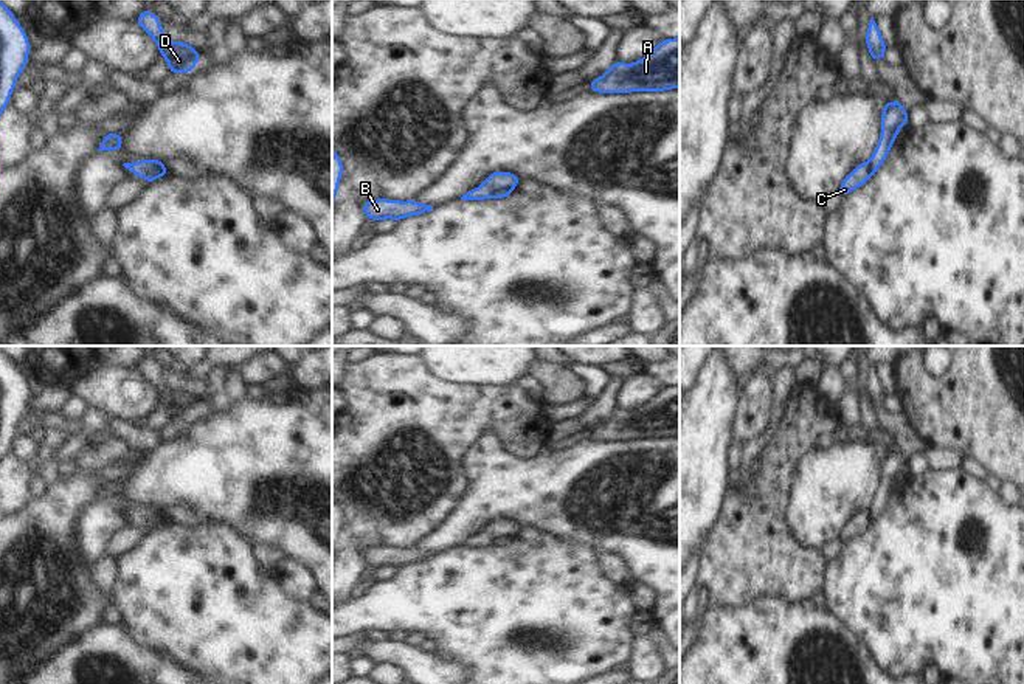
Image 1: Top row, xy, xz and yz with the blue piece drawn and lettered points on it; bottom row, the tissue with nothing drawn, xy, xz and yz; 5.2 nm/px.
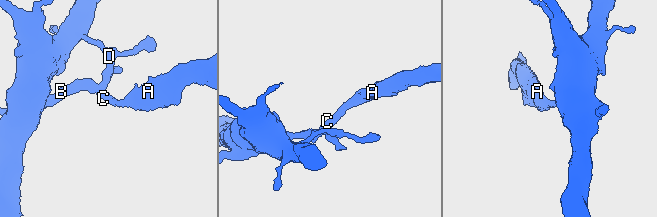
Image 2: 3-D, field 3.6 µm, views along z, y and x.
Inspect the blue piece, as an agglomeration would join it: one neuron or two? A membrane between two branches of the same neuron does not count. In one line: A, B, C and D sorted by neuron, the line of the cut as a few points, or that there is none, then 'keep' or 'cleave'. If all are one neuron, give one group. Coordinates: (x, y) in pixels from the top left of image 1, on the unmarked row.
groups A B C / D; cut xz (511, 537), (495, 537), (489, 543); cleave

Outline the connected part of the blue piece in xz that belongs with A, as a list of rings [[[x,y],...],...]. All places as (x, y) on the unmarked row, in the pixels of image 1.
[[[680,385],[661,388],[636,411],[614,409],[590,437],[600,440],[664,439],[680,436]]]

